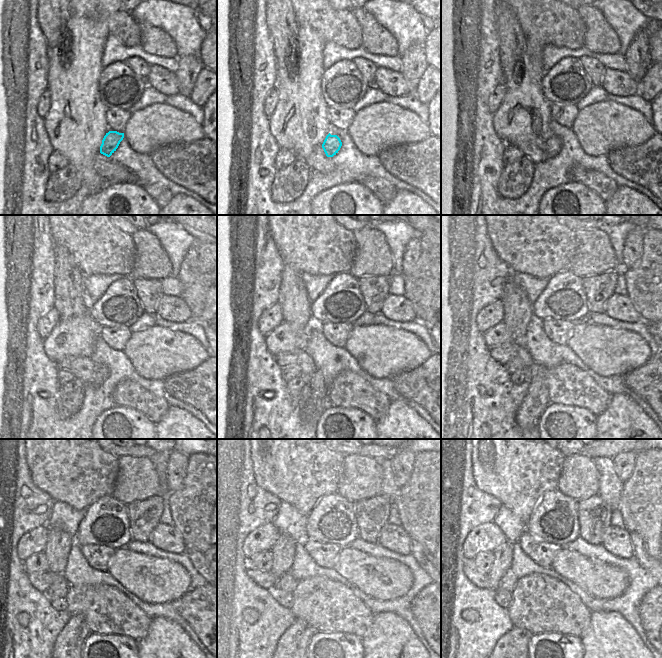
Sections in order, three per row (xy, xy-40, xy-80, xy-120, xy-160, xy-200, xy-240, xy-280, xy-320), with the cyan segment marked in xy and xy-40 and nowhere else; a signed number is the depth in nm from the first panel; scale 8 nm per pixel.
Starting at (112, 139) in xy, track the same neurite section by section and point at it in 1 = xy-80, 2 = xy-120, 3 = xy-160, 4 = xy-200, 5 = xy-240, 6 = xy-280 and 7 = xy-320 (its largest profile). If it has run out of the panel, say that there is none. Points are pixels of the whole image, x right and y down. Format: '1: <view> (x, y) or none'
1: xy-80 (553, 144)
2: xy-120 (101, 372)
3: xy-160 (313, 398)
4: xy-200 (535, 401)
5: xy-240 (70, 641)
6: xy-280 (294, 641)
7: xy-320 (515, 642)

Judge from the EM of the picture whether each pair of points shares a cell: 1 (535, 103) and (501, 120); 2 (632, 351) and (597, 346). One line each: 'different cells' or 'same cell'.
1: same cell
2: same cell

